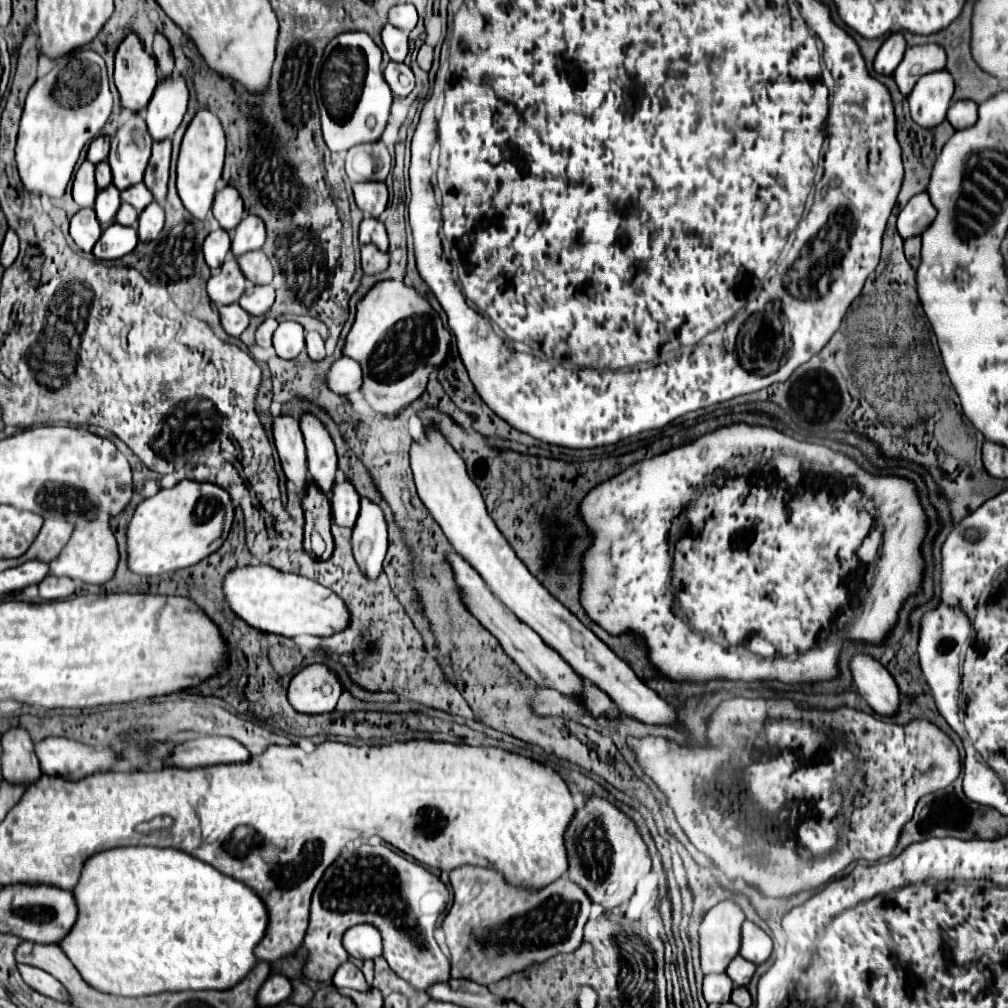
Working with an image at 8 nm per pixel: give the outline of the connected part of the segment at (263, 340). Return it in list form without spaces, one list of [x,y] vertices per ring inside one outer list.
[[[267,317],[267,319],[257,327],[257,331],[255,331],[255,341],[257,341],[259,347],[271,351],[271,347],[273,347],[273,345],[271,345],[271,335],[273,335],[273,331],[277,329],[277,325],[279,325],[277,319]]]

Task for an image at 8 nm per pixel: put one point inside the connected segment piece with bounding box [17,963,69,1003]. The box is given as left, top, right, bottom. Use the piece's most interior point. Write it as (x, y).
(40, 981)

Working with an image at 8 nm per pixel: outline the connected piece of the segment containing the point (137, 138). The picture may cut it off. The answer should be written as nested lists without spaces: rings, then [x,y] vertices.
[[[133,113],[117,131],[115,137],[111,137],[111,153],[109,153],[109,165],[113,171],[113,183],[117,189],[127,189],[139,181],[143,181],[145,167],[149,163],[151,155],[151,137],[147,133],[147,125],[141,113]]]

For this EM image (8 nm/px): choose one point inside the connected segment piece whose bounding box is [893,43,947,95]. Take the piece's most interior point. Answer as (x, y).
(918, 60)

